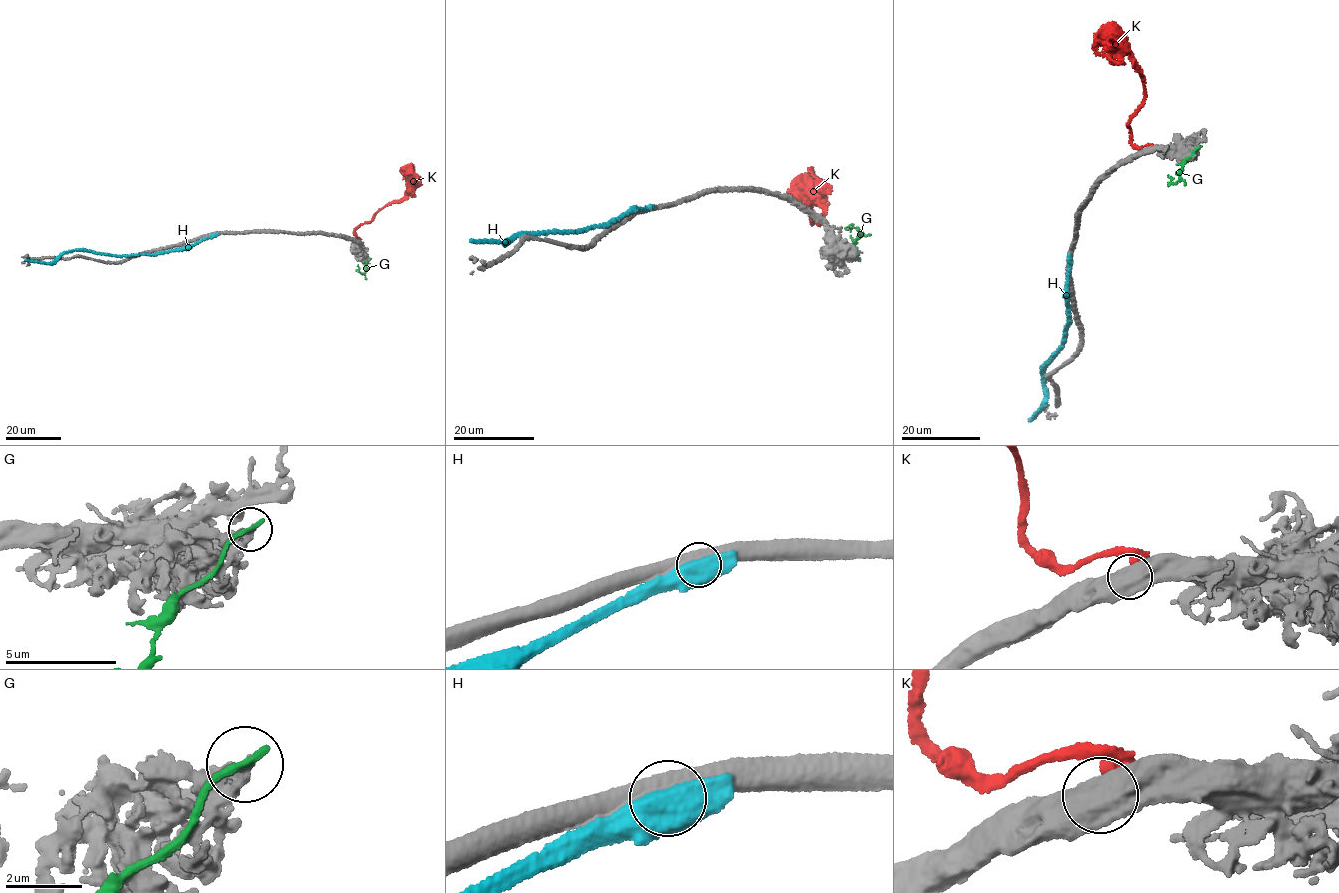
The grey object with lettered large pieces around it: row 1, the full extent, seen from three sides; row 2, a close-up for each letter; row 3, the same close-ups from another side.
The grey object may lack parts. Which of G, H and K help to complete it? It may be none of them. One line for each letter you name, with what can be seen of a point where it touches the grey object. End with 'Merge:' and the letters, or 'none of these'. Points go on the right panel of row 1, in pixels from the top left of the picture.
K: contact (1150, 150)
Merge: K

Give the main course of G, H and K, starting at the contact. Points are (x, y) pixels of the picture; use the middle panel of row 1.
G: (858, 258), (855, 240), (861, 233), (856, 227), (844, 227)
H: (648, 207), (628, 210), (617, 219), (581, 229), (524, 232), (505, 242), (471, 241)
K: (817, 223), (820, 223), (803, 210), (810, 204), (812, 223), (823, 213), (819, 203), (819, 184), (811, 167)

